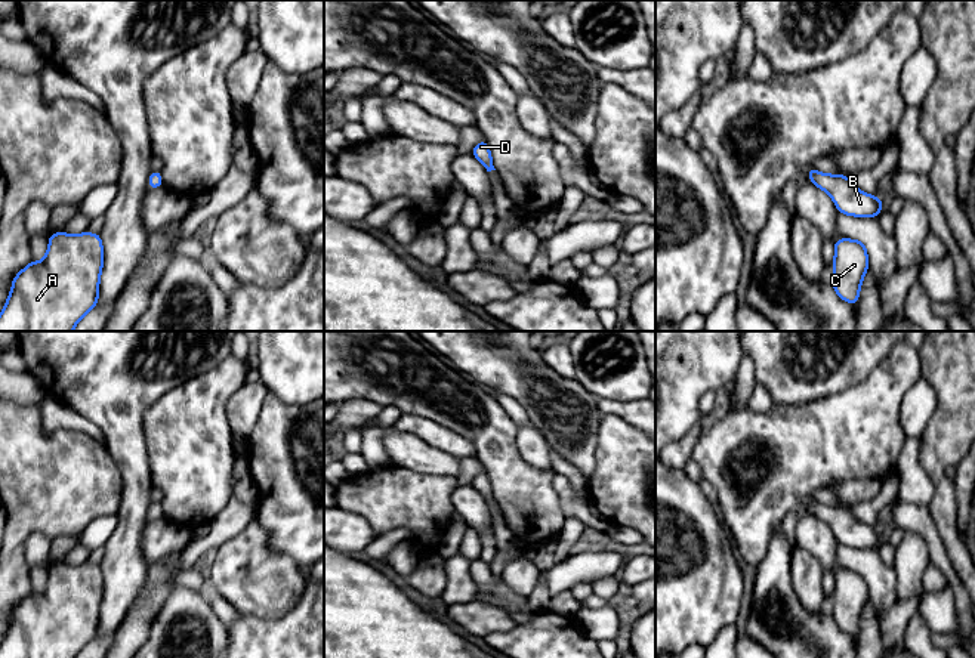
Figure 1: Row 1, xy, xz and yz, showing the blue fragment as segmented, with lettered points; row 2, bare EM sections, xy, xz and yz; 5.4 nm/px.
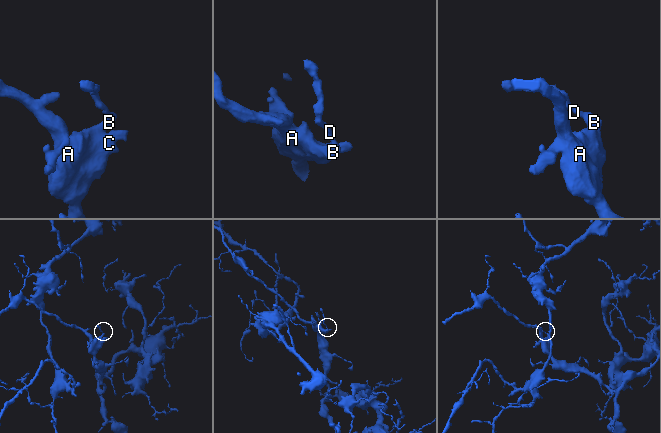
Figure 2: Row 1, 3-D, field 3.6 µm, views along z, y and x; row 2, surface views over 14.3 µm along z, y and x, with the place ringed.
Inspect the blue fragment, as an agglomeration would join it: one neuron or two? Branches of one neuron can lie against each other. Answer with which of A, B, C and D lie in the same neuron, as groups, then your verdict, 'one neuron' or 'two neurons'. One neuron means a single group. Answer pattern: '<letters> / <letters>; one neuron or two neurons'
A B C D; one neuron

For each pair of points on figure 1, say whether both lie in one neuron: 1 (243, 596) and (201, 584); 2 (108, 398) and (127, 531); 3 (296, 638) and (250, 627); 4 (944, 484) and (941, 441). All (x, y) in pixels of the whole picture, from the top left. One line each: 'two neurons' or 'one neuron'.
1: two neurons
2: one neuron
3: one neuron
4: one neuron

